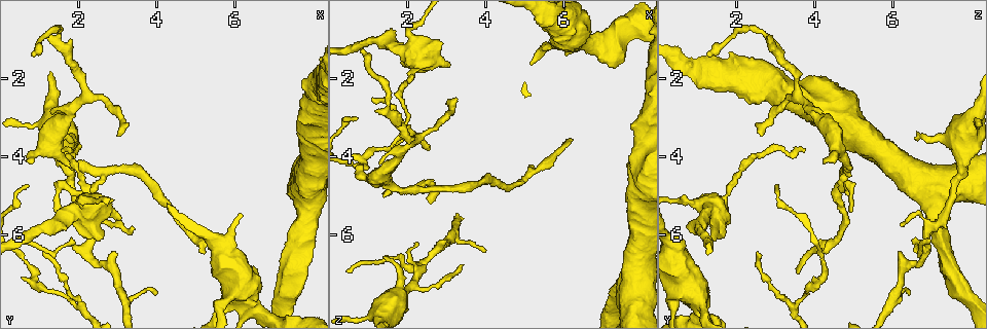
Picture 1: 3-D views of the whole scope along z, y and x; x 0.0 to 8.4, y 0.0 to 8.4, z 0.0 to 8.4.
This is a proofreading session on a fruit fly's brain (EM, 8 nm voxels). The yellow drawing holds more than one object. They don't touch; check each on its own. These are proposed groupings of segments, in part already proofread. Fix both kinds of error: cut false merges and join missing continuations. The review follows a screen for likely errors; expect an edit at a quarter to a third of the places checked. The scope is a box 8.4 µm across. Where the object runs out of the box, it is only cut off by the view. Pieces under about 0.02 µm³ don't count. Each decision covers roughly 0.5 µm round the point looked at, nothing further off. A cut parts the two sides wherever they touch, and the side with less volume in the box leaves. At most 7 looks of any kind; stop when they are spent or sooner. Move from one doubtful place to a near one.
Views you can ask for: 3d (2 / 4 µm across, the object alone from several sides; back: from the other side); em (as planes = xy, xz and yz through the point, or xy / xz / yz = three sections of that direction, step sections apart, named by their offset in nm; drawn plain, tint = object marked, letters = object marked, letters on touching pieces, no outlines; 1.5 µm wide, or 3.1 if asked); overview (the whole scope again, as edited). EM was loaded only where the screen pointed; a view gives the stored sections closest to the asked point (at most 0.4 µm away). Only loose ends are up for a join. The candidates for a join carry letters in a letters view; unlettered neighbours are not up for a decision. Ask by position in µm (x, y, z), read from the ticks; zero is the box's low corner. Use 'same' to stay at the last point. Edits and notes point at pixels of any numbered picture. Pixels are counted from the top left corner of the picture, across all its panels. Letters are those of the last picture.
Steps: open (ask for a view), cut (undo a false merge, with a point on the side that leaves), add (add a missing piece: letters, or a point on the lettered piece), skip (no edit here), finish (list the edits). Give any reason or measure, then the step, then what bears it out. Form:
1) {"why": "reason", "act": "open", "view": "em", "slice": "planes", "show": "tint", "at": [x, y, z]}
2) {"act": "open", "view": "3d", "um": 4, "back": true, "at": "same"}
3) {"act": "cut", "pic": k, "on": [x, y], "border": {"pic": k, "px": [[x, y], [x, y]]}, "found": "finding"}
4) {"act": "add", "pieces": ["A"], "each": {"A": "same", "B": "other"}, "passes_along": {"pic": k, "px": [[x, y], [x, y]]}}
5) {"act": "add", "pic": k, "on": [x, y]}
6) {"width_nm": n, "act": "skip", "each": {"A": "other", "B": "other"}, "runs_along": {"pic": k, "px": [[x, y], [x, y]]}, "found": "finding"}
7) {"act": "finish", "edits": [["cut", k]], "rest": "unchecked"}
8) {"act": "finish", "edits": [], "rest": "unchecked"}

{"act": "open", "view": "3d", "um": 2, "at": [2.95, 6.40, 6.20]}

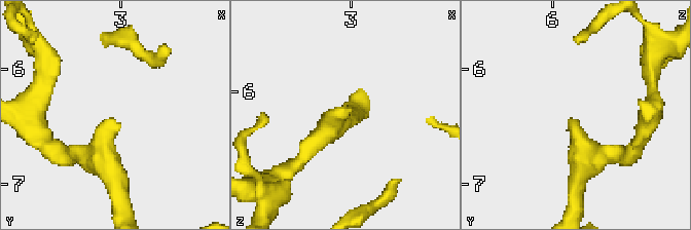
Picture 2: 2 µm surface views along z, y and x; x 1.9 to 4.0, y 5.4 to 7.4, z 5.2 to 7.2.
{"arm_widths_nm": [160, 180], "why": "need the tissue", "act": "open", "view": "em", "slice": "xz", "step": 8, "show": "tint", "at": [3.00, 6.46, 6.16]}

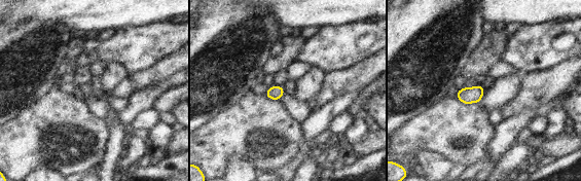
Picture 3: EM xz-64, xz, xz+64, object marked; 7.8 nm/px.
{"why": "another direction", "act": "open", "view": "em", "slice": "planes", "show": "letters", "at": "same"}

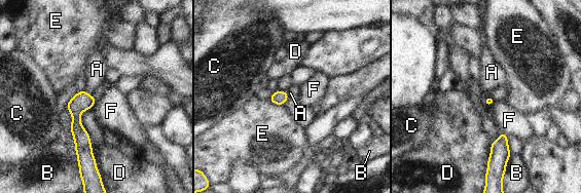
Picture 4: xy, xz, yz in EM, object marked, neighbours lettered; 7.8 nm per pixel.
{"act": "add", "pieces": ["A"], "each": {"A": "same", "B": "other", "C": "other", "D": "other", "E": "other", "F": "other"}, "passes_along": {"pic": 4, "px": [[81, 102], [88, 94], [97, 69]]}, "found": "the cell continues"}

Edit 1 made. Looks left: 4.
{"act": "open", "view": "overview"}

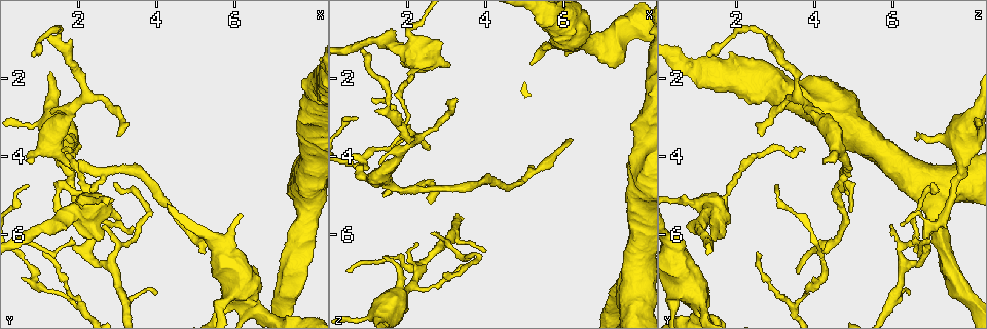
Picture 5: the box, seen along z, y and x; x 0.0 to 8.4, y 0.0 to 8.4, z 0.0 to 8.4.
{"why": "a narrow waist", "act": "open", "view": "3d", "um": 2, "at": [1.50, 0.80, 2.65]}

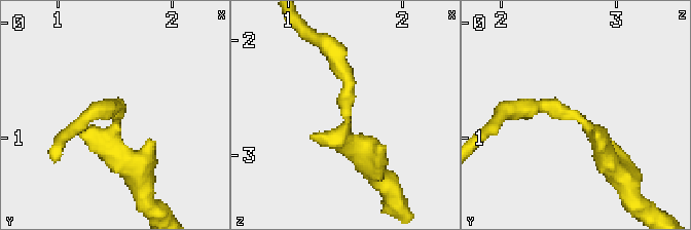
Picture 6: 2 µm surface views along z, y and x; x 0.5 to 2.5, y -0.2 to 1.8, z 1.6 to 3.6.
{"why": "need the tissue", "act": "open", "view": "em", "slice": "planes", "show": "letters", "at": [1.52, 0.84, 2.68]}

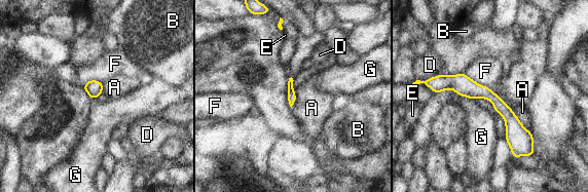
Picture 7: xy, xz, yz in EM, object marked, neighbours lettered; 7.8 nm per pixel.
{"width_nm": 70, "act": "skip", "each": {"A": "other", "B": "other", "D": "other", "E": "other", "F": "other", "G": "other"}, "runs_along": {"pic": 7, "px": [[431, 82], [488, 93], [530, 144]]}, "found": "all the same cell"}

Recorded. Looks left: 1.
{"act": "open", "view": "em", "slice": "planes", "show": "letters", "at": [6.15, 7.00, 3.60]}

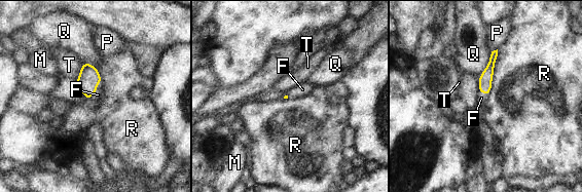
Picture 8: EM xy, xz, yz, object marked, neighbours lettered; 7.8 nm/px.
{"act": "add", "pieces": ["F"], "each": {"F": "same", "M": "other", "P": "other", "Q": "other", "R": "other", "T": "other"}, "found": "it goes on there"}

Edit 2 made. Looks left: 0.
{"act": "finish", "edits": [["add", 4], ["add", 8]], "rest": "unchecked"}

